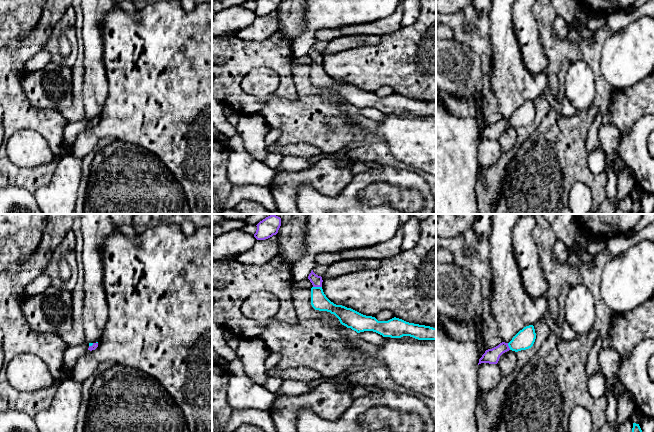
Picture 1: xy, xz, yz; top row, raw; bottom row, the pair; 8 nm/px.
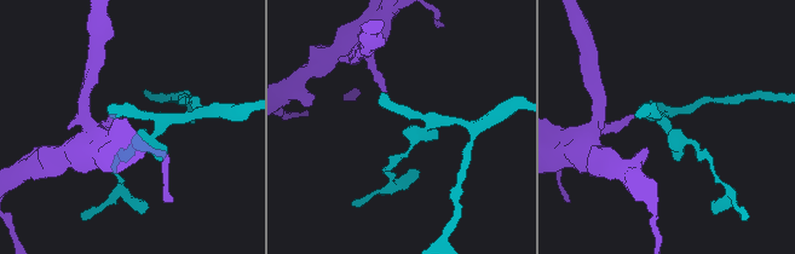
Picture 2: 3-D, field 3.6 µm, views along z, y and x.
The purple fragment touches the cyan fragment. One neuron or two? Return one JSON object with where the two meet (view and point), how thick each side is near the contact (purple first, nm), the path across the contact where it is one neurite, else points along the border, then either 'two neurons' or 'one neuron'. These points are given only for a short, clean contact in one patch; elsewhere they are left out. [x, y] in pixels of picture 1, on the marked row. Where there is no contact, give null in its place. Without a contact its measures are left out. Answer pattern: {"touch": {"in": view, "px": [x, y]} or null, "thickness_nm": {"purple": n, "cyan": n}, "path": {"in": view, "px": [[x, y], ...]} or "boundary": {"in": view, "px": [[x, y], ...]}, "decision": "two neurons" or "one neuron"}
{"touch": {"in": "xz", "px": [317, 286]}, "thickness_nm": {"purple": 90, "cyan": 140}, "path": {"in": "xz", "px": [[316, 280], [317, 286], [319, 301]]}, "decision": "one neuron"}

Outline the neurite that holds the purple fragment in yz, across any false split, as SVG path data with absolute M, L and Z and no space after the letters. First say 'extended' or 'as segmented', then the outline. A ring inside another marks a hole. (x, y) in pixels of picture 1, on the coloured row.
extended | M529 325L520 330L509 343L502 342L498 346L488 349L479 359L479 364L489 363L497 364L500 356L509 351L521 351L533 346L536 339L536 333L533 325Z

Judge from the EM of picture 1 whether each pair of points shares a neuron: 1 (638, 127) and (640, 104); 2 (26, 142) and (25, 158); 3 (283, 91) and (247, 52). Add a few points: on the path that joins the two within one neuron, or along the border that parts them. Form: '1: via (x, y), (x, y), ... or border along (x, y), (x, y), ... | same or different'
1: border along (643, 115), (623, 136) | different
2: via (26, 146), (25, 154) | same
3: via (284, 77), (284, 72), (266, 54), (261, 54) | same

